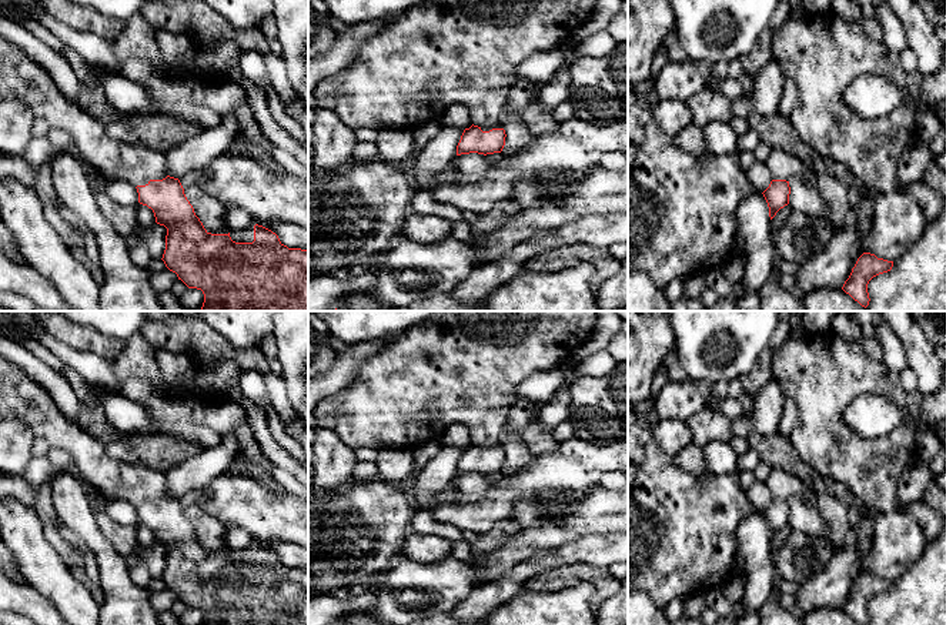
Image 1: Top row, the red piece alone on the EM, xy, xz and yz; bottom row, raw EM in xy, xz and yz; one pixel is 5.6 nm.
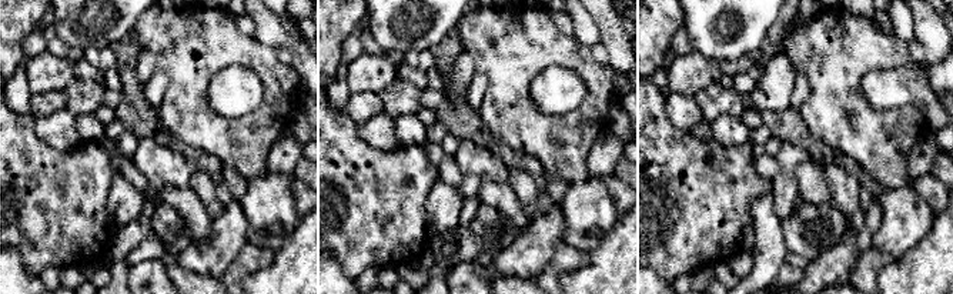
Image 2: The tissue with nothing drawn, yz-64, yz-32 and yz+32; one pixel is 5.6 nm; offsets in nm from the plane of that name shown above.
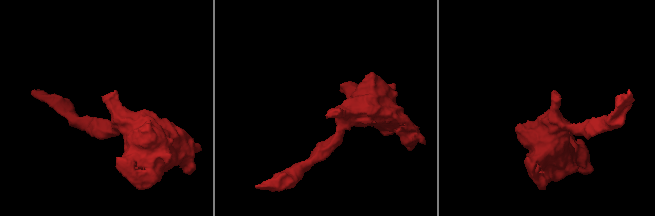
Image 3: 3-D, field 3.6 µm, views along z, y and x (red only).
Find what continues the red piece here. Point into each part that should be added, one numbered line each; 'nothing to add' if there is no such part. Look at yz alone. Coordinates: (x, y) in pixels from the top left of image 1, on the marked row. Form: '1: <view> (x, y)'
1: yz (782, 166)

